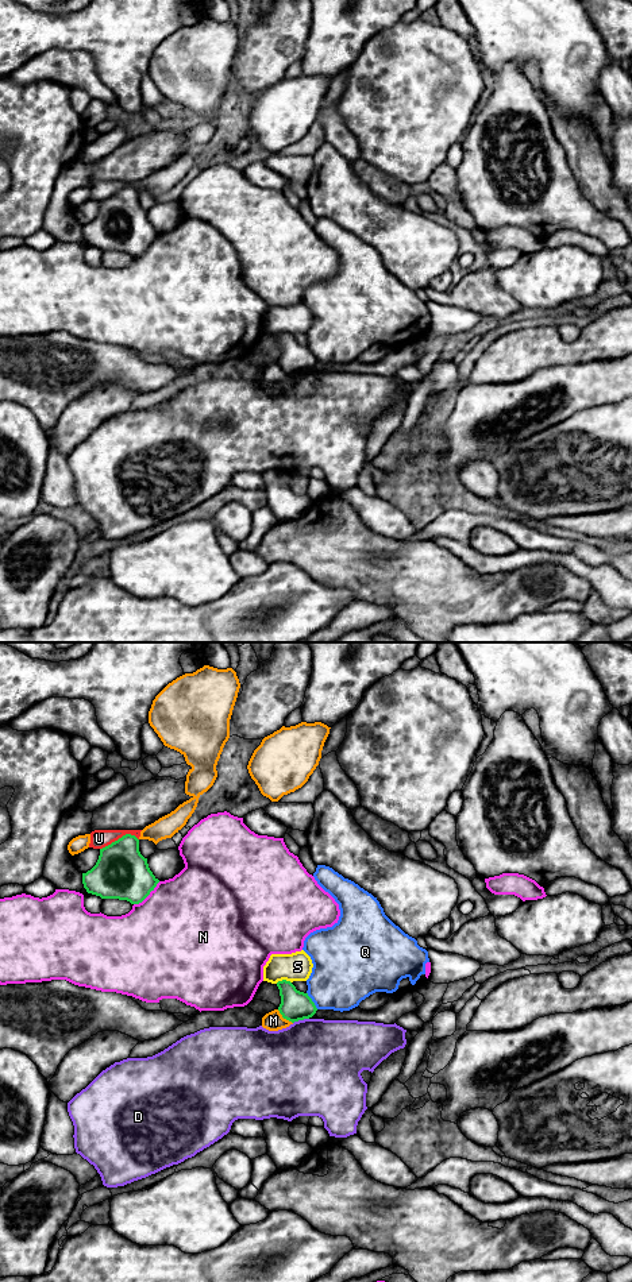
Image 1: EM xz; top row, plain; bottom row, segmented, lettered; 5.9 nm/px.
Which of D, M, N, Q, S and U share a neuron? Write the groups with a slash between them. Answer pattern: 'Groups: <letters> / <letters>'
Groups: D / M / N Q / S / U

